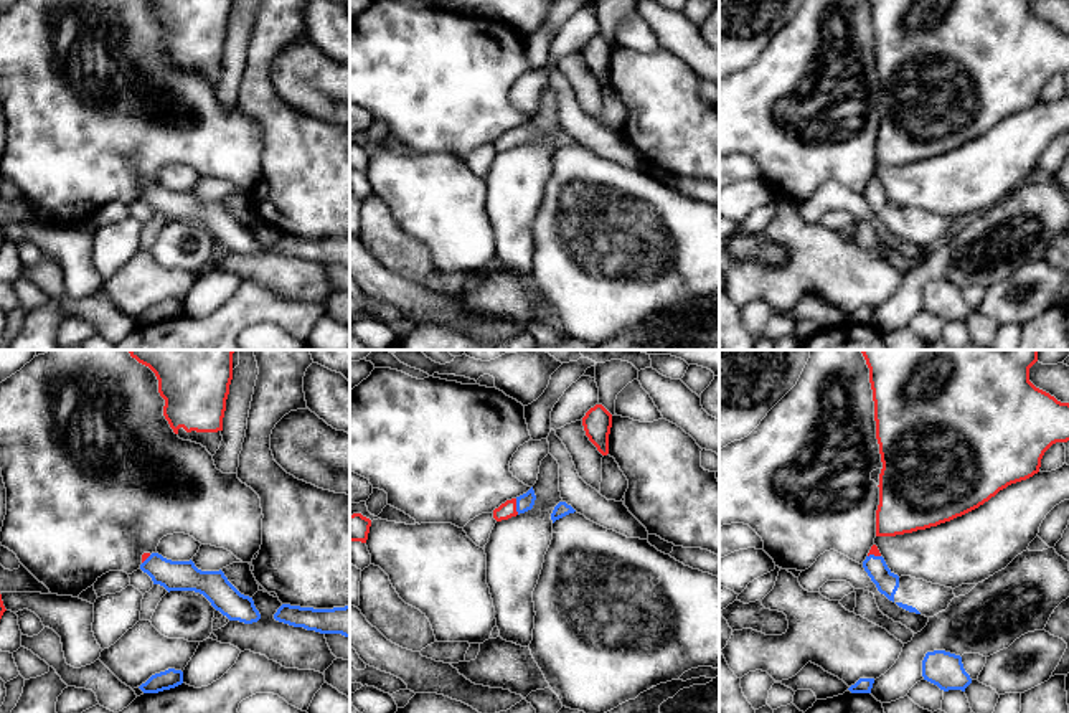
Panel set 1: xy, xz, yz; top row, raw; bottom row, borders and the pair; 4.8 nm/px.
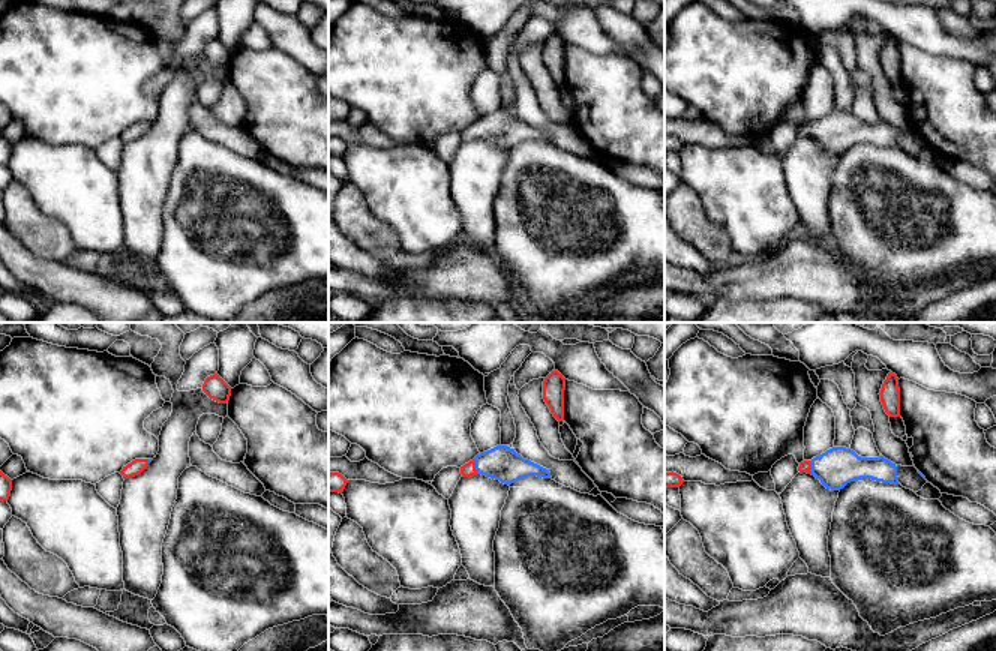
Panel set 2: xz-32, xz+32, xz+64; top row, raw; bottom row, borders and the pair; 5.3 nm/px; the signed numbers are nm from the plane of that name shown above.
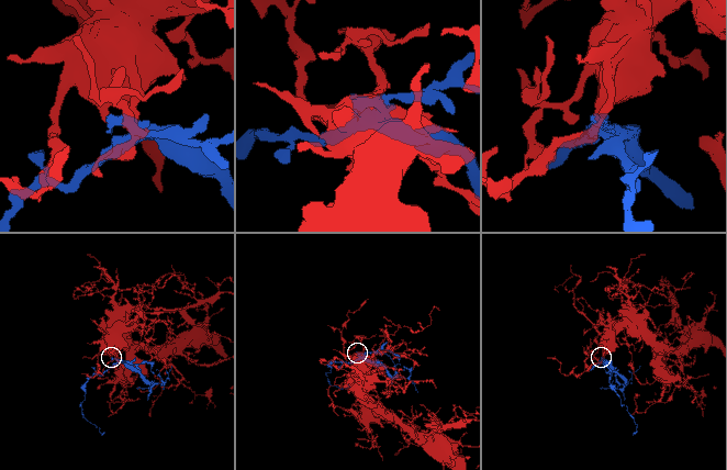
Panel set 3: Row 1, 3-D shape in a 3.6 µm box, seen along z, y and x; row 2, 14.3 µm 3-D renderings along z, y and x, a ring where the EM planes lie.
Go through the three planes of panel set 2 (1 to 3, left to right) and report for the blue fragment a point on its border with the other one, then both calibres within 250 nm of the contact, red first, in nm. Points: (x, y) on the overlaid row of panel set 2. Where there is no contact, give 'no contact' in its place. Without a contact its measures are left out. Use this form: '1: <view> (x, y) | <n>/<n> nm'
1: xz-32 (147, 461) | 80/20 nm
2: xz+32 (474, 467) | 70/190 nm
3: xz+64 (810, 467) | 60/200 nm

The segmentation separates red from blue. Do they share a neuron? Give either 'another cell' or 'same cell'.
same cell

